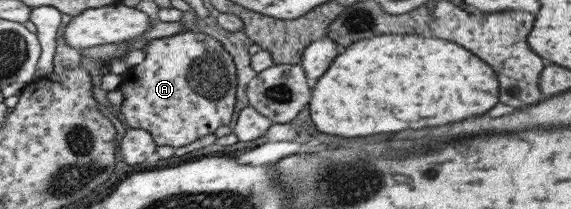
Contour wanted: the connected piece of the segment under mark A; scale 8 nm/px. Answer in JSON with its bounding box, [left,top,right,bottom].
[117,30,235,146]

